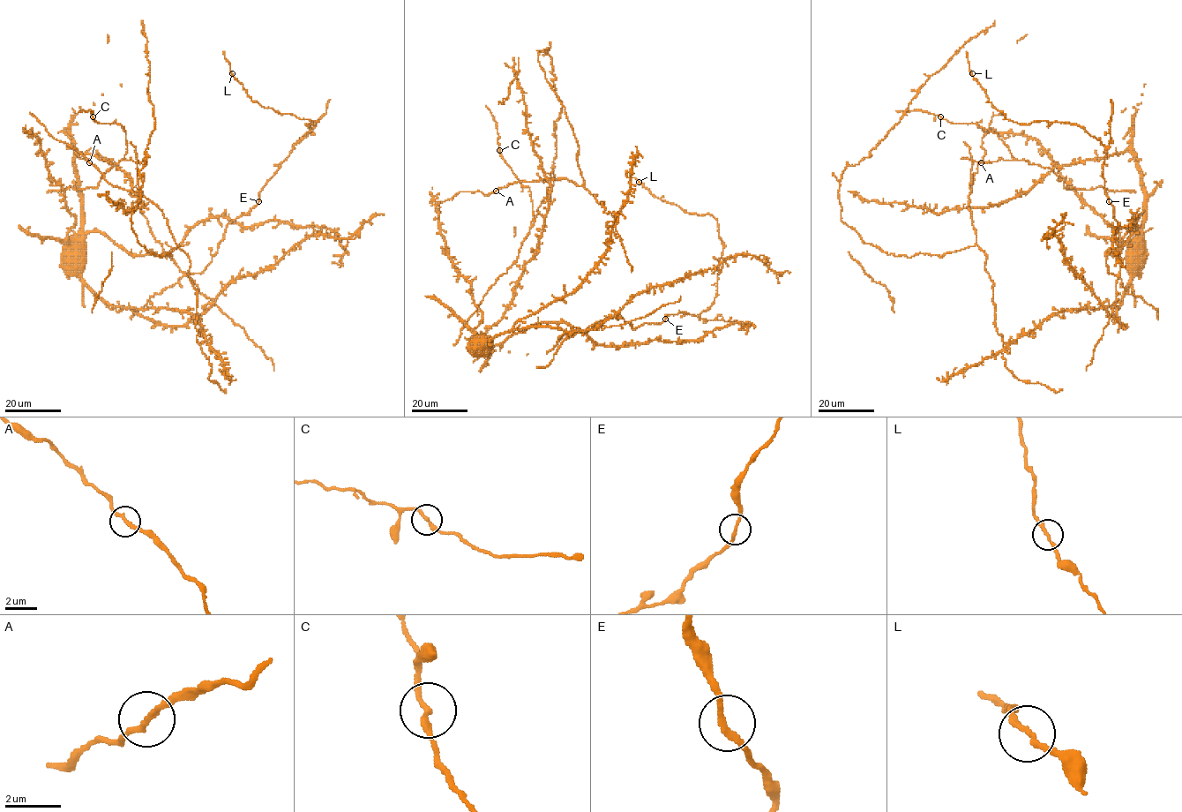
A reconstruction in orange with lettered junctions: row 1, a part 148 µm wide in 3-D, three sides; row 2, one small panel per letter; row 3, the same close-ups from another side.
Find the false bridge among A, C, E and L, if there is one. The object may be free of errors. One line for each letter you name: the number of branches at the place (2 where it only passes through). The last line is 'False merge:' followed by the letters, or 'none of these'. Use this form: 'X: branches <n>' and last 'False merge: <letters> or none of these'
False merge: none of these

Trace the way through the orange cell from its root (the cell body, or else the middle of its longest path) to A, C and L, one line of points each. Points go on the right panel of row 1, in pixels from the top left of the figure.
A: (1087, 160), (1055, 166), (1028, 190), (1004, 201), (971, 207), (968, 197), (974, 175), (981, 162)
C: (1087, 160), (1055, 165), (1052, 169), (1015, 160), (996, 133), (975, 123), (951, 123), (940, 116)
L: (1087, 160), (1128, 151), (1140, 173), (1143, 228), (1111, 254), (1118, 274), (1104, 146), (1004, 119), (971, 73)

